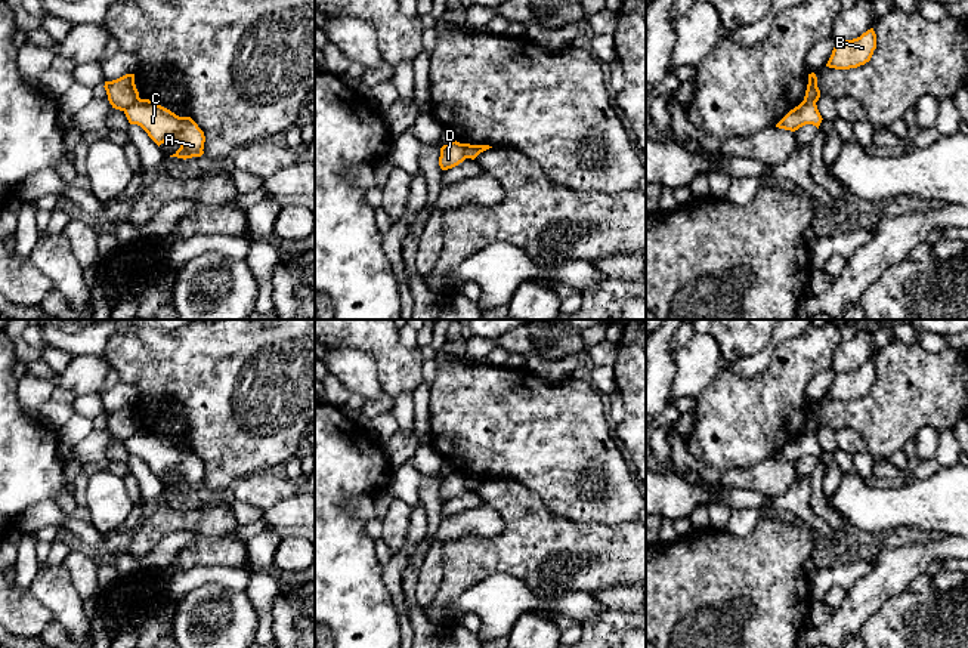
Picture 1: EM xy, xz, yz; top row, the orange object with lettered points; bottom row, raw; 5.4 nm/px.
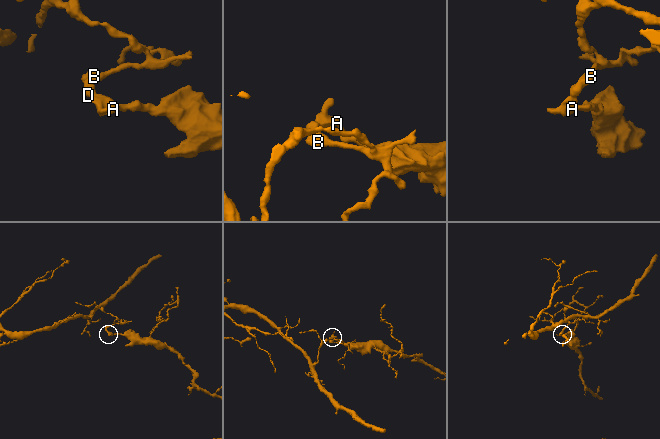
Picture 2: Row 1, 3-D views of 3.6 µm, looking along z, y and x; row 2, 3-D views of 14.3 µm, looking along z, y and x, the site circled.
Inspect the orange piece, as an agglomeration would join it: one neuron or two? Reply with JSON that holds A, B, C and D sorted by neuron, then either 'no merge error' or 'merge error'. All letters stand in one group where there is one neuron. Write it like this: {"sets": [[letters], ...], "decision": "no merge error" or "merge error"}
{"sets": [["A", "C"], ["B", "D"]], "decision": "merge error"}

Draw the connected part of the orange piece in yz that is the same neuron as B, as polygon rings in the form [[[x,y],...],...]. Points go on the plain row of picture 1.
[[[870,360],[857,370],[836,374],[826,398],[835,401],[857,399],[870,392],[875,380],[876,365]]]

